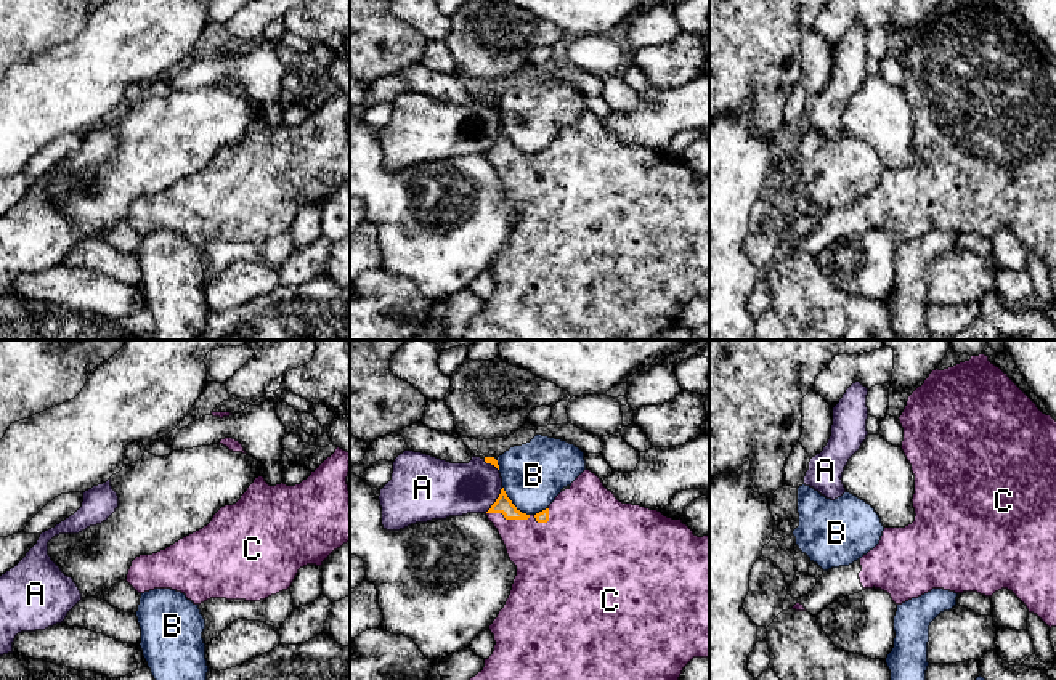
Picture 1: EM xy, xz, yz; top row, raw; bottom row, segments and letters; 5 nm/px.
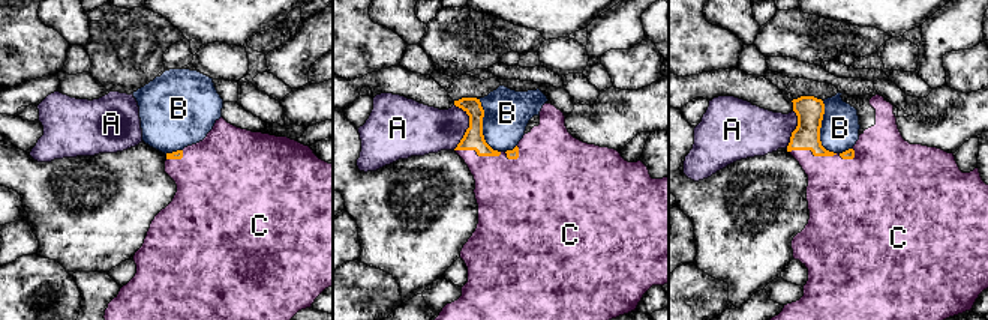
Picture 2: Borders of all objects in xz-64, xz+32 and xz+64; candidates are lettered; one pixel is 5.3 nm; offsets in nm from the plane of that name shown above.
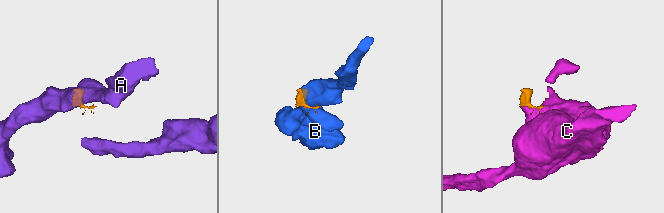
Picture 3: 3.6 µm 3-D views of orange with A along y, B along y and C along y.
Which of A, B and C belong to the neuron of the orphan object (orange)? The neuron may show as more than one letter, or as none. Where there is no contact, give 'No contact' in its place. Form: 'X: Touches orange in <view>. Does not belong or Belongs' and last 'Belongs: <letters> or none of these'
A: Touches orange in xz. Does not belong
B: Touches orange in xz. Does not belong
C: Touches orange in xz. Belongs
Belongs: C

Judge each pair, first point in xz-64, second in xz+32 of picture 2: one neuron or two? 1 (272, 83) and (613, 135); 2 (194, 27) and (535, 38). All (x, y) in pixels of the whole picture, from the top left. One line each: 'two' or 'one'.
1: two
2: two

